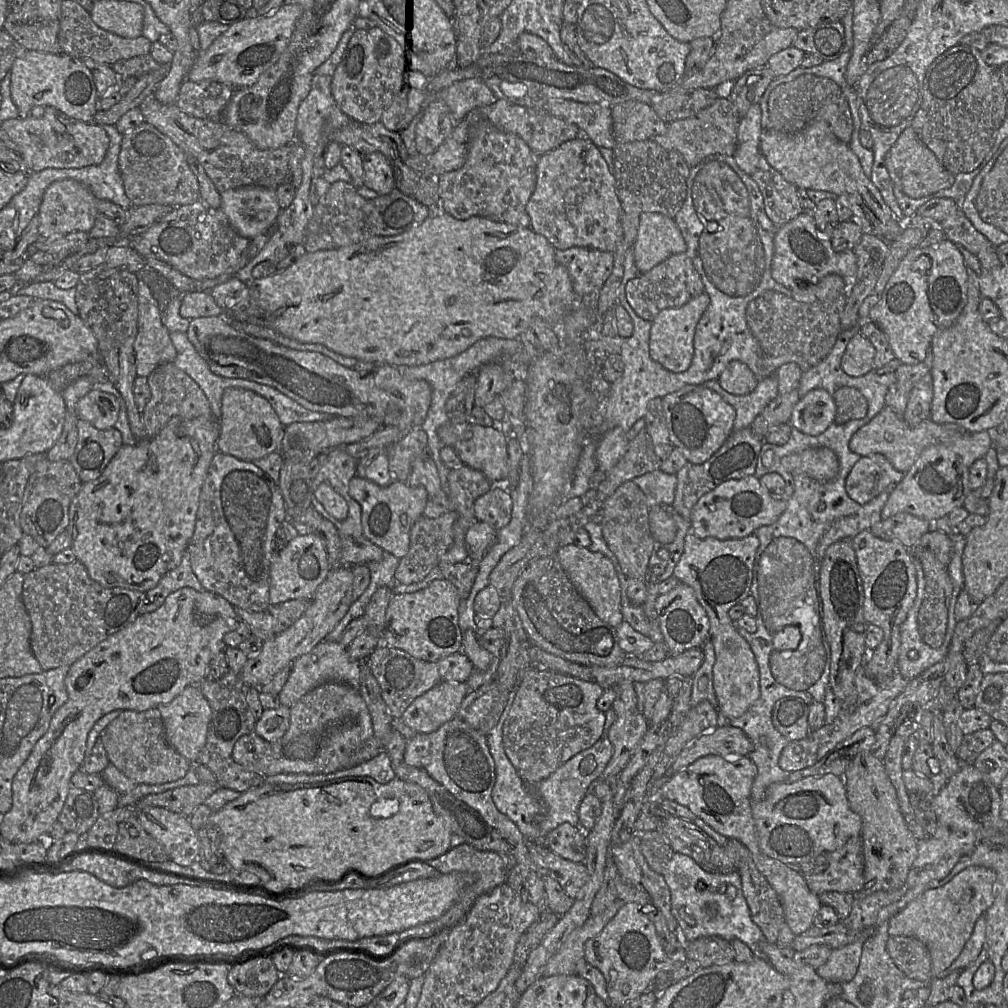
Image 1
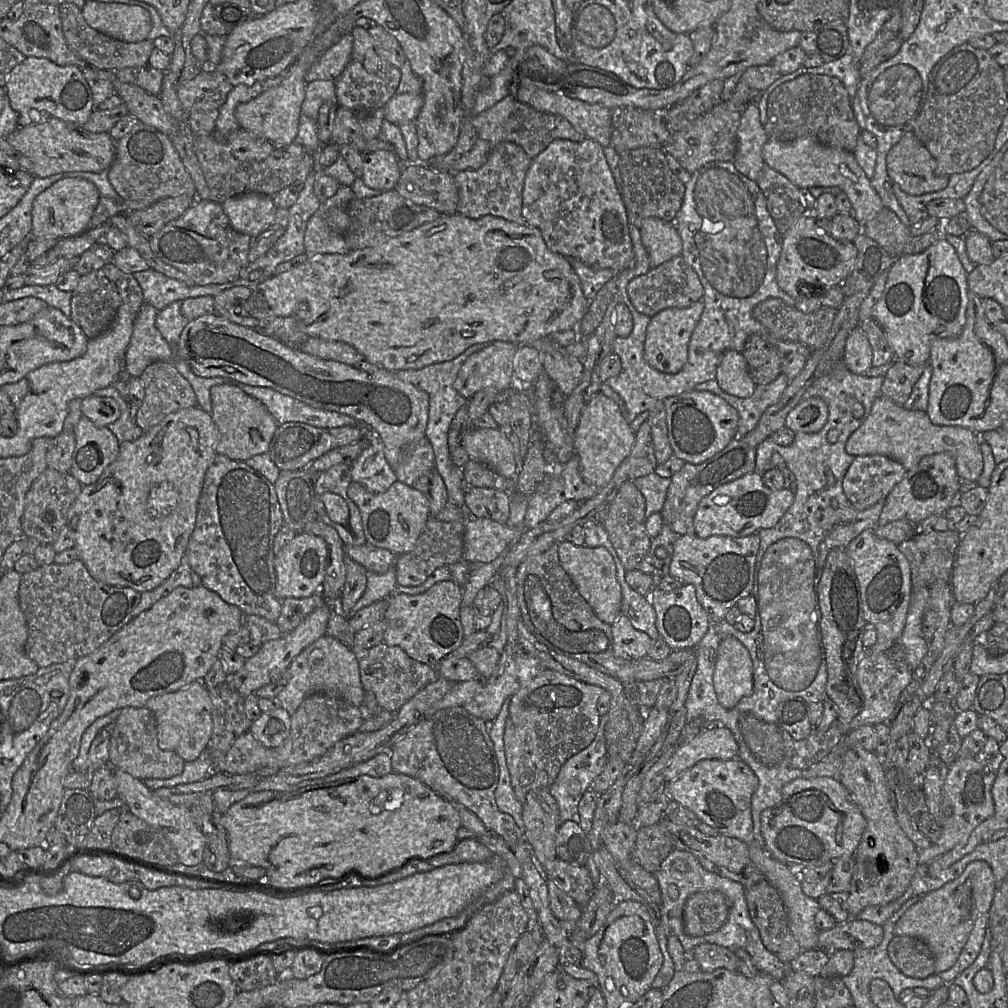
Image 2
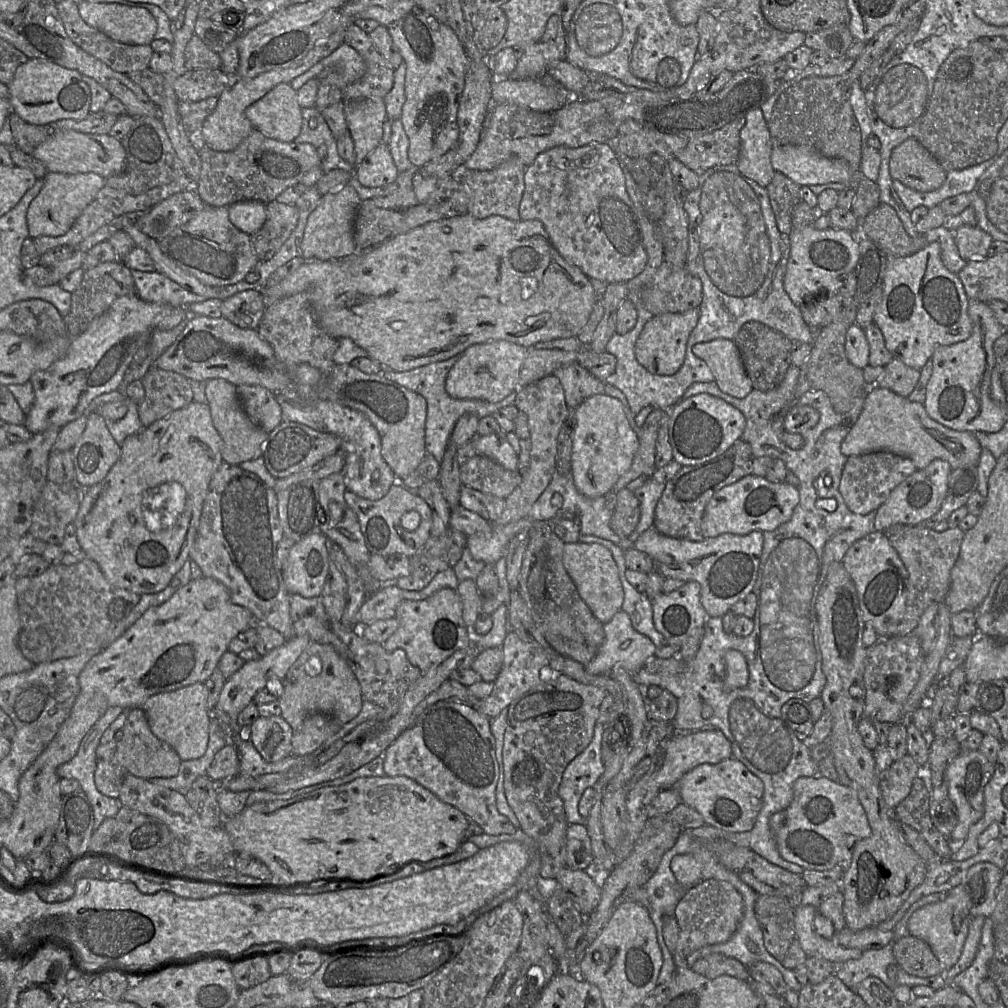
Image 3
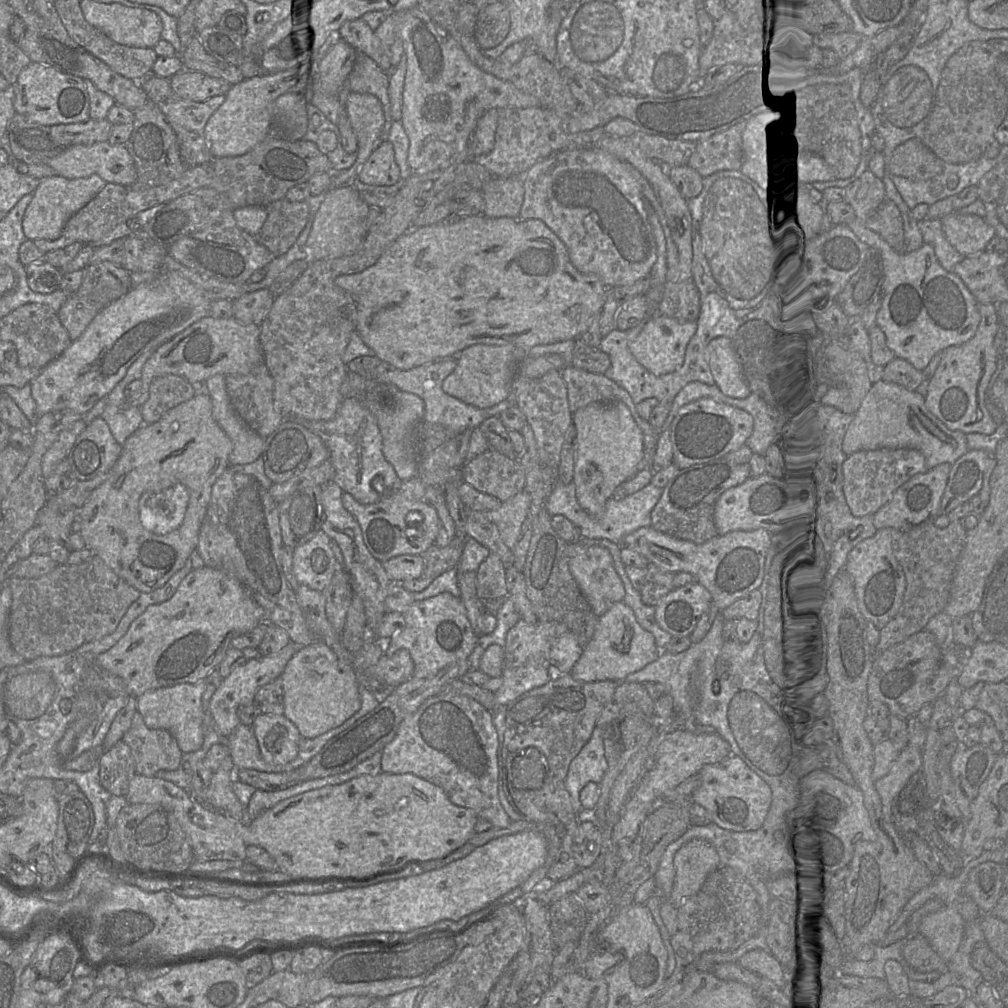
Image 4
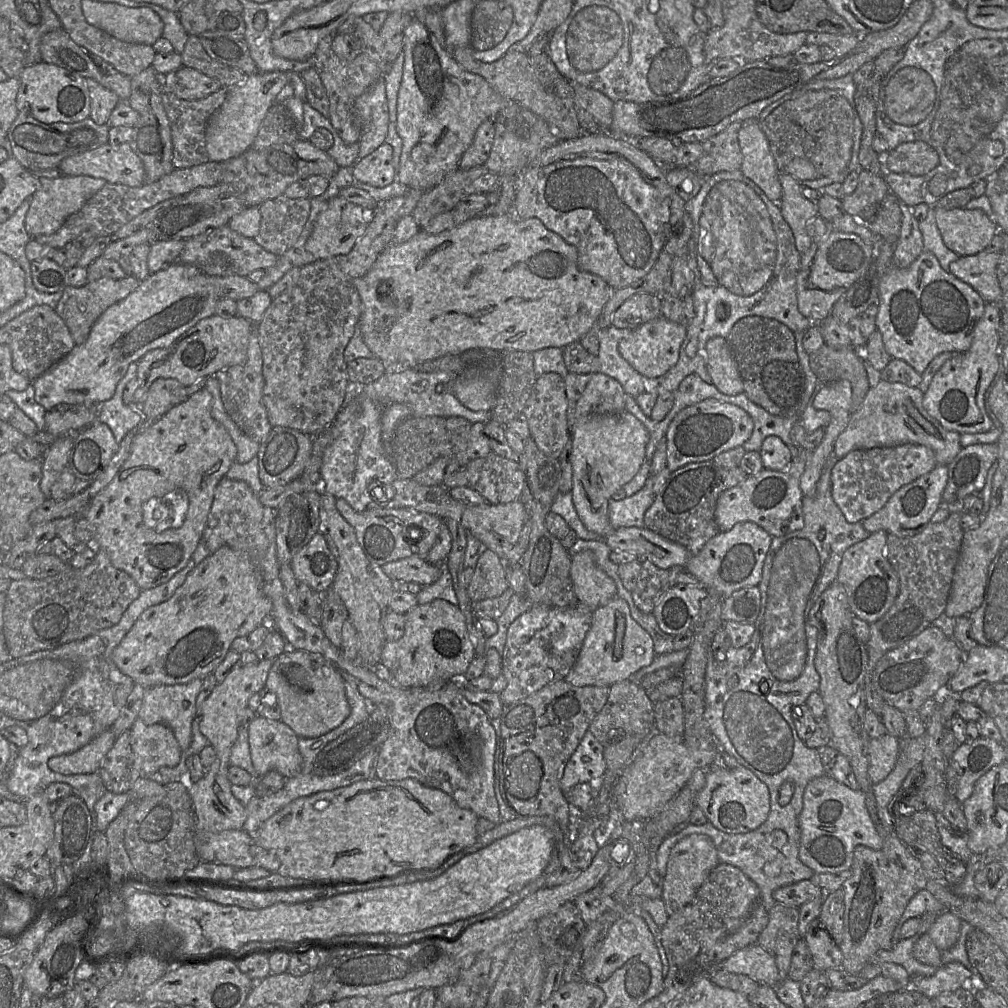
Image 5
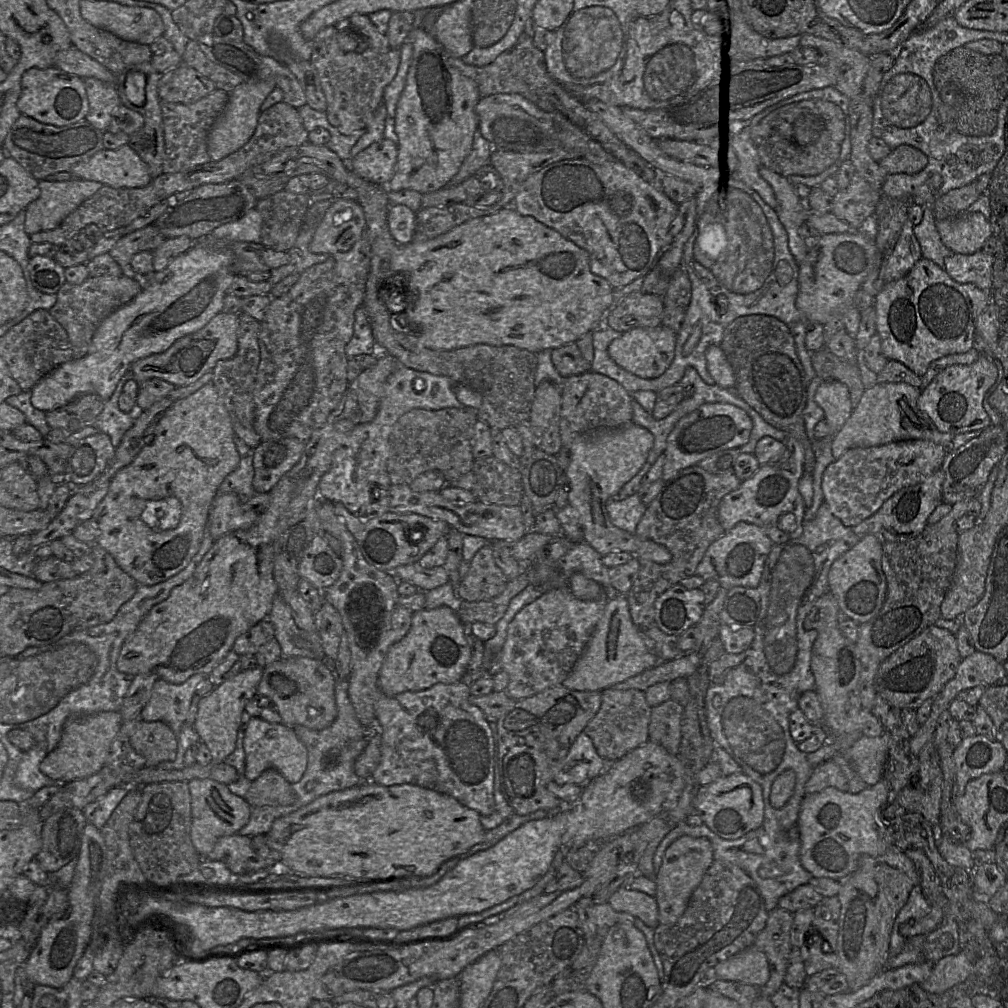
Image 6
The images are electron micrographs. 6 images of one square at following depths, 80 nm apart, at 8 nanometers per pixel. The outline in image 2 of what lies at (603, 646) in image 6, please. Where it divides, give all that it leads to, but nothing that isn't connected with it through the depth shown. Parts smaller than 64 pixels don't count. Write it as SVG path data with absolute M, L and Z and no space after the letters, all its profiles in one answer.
M620 614L610 626L617 657L626 660L647 657L654 641L645 632L635 629L627 616Z

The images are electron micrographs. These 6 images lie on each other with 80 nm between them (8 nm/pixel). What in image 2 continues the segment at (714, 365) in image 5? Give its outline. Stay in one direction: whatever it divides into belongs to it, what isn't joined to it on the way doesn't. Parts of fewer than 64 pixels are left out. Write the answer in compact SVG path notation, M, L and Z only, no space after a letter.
M735 350L723 353L715 380L723 391L739 398L751 396L757 386L749 374L742 353Z

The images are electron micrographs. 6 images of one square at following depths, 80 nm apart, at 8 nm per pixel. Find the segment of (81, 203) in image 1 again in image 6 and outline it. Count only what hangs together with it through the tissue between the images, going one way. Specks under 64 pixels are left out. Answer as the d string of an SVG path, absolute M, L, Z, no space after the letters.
M77 178L62 182L39 181L40 196L25 209L25 232L32 235L55 229L102 185L100 182Z

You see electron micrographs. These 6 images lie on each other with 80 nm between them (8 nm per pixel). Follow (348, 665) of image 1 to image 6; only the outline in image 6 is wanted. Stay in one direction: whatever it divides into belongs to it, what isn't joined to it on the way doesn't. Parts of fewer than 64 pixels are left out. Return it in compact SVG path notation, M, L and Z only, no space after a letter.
M280 657L263 669L257 695L277 708L282 723L288 727L302 725L319 731L329 727L337 716L335 680L318 658Z

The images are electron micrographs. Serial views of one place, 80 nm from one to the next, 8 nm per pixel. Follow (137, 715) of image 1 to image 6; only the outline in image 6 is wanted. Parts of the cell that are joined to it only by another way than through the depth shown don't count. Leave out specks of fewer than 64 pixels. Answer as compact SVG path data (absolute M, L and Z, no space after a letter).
M139 721L130 737L131 747L145 759L146 766L149 767L173 761L176 758L177 744L175 733L161 721Z

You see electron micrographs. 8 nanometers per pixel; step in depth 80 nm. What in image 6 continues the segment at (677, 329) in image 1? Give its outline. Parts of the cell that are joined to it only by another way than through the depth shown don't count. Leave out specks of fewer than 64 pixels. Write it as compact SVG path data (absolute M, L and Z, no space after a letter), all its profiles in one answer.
M664 325L634 328L614 339L608 346L608 354L618 366L640 378L657 378L666 371L674 358L676 336L677 333Z

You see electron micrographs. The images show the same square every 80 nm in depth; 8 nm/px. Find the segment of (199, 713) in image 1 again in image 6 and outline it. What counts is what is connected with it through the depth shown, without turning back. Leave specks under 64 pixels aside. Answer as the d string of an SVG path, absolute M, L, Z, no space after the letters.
M195 674L182 684L158 679L140 713L140 719L145 722L164 722L177 737L185 724L193 695L205 677L203 674Z

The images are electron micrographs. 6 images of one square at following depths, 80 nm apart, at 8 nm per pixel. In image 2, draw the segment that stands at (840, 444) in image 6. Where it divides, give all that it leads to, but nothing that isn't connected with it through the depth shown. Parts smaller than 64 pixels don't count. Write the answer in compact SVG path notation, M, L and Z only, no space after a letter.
M880 395L874 401L864 422L849 436L845 444L845 451L852 456L884 455L902 464L906 470L914 468L925 456L946 452L954 458L956 470L962 482L964 484L977 484L983 470L980 444L979 435L969 429L959 426L935 425L931 422L926 411L908 410L890 398Z

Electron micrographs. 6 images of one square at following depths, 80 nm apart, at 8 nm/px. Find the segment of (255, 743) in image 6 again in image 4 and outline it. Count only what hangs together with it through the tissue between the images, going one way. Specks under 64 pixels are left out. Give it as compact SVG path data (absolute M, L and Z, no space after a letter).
M260 714L251 728L265 762L284 765L296 758L302 738L294 724L283 715Z

